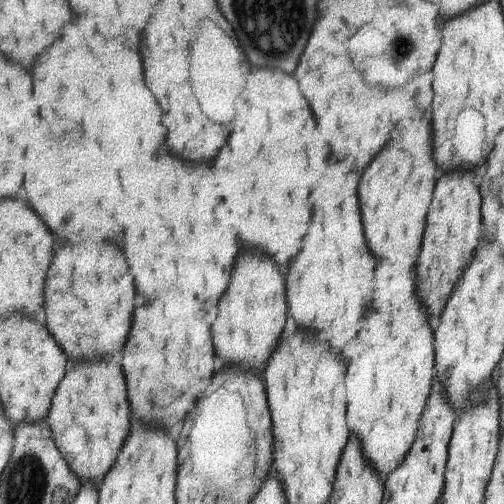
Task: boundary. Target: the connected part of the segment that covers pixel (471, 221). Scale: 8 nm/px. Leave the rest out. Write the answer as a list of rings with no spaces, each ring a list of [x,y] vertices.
[[[473,170],[447,172],[437,182],[437,192],[433,198],[433,208],[429,212],[429,224],[425,232],[425,244],[419,258],[421,272],[421,296],[429,304],[429,312],[437,316],[435,325],[443,316],[451,292],[461,284],[462,276],[477,252],[482,240],[483,216],[481,216],[481,188],[475,182],[477,174]]]

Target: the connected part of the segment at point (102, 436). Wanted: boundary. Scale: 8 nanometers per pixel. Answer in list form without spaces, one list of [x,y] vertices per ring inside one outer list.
[[[117,356],[95,358],[70,365],[67,376],[59,384],[47,418],[49,428],[61,454],[69,462],[81,483],[99,486],[109,470],[117,464],[119,452],[133,429],[131,404],[123,366]]]

